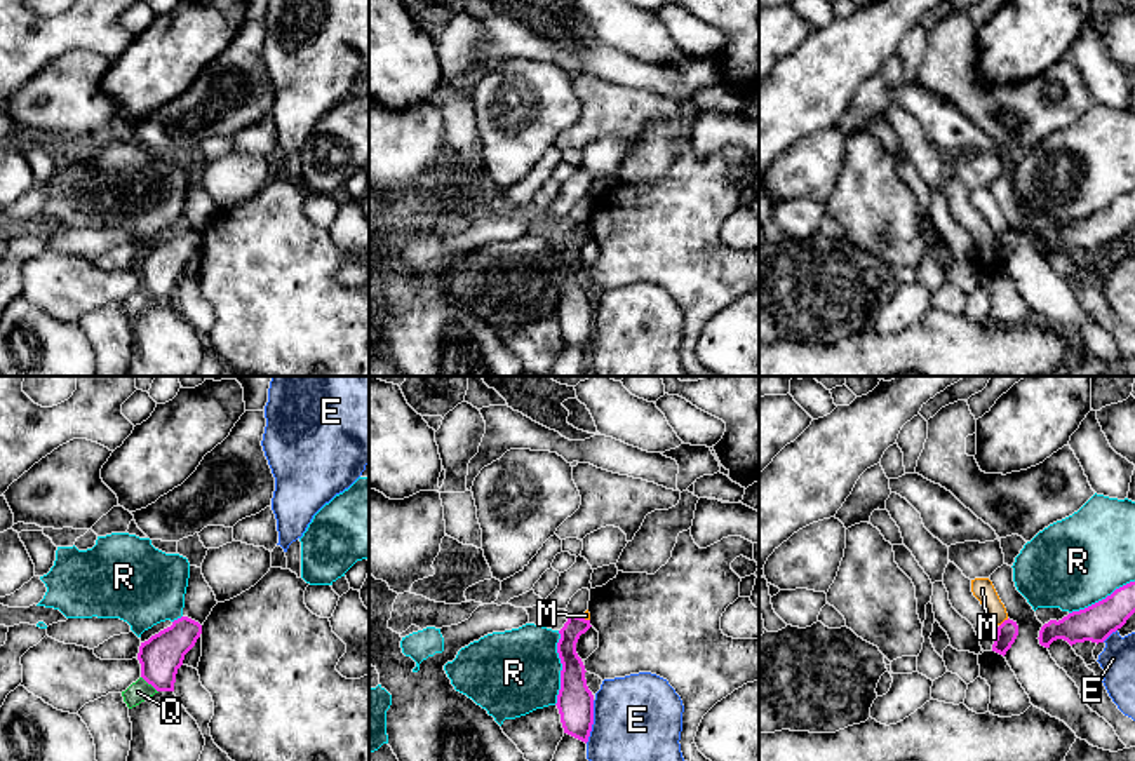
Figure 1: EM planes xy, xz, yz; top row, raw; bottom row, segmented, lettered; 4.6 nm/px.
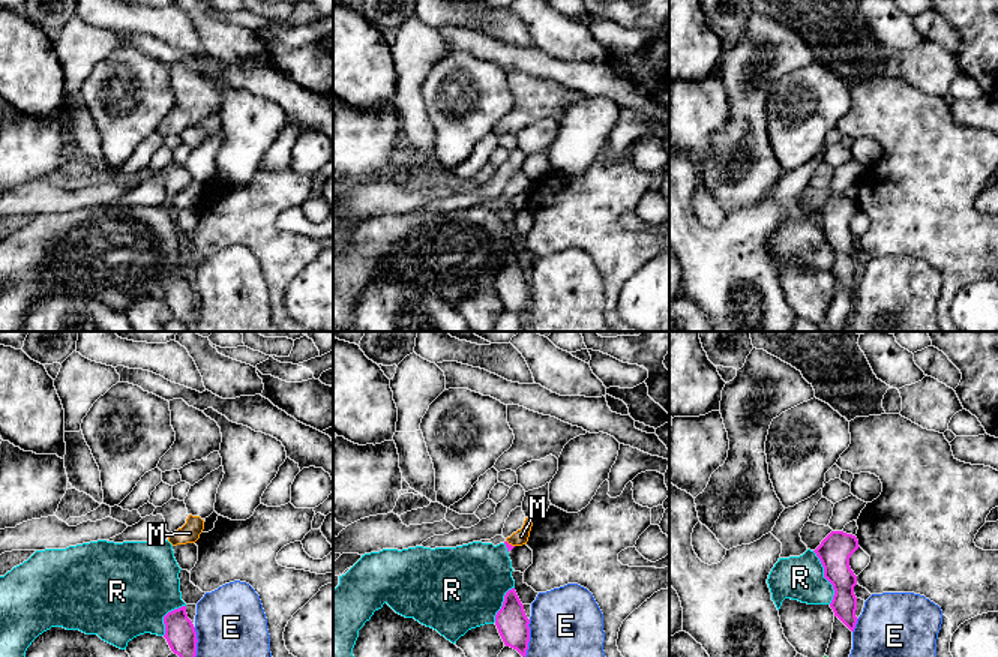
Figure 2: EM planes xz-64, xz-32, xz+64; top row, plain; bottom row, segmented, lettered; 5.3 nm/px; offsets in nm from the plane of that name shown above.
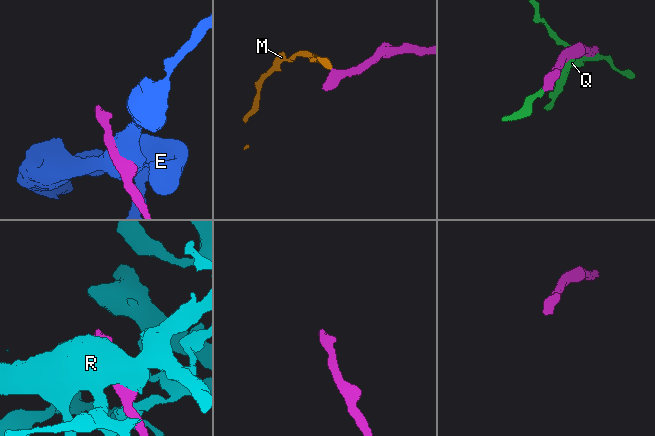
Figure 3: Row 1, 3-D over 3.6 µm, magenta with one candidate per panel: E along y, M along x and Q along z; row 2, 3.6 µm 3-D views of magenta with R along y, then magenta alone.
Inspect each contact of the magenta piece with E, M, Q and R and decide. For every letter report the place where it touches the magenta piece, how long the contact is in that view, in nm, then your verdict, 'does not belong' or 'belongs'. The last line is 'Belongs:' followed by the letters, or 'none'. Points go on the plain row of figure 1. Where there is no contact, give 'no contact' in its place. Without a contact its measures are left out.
E: xz (592, 331) | 200 nm | does not belong
M: yz (1003, 232) | 60 nm | does not belong
Q: xy (150, 293) | 110 nm | does not belong
R: xz (563, 277) | 340 nm | does not belong
Belongs: none

